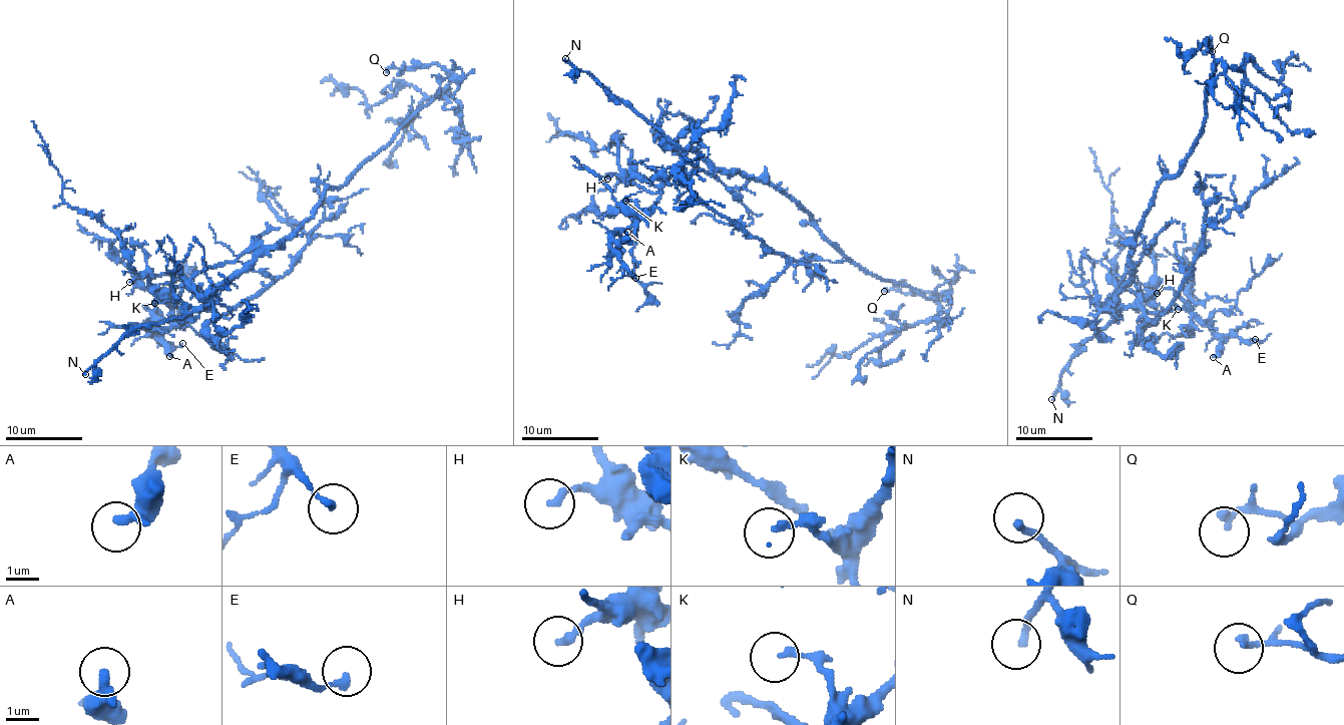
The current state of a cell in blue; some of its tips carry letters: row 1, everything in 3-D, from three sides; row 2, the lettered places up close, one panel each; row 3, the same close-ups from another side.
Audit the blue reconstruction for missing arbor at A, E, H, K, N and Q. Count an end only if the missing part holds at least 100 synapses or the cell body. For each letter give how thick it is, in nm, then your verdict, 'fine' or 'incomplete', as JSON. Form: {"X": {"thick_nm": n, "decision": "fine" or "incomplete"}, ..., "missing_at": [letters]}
{"A": {"thick_nm": 380, "decision": "fine"}, "E": {"thick_nm": 190, "decision": "fine"}, "H": {"thick_nm": 240, "decision": "fine"}, "K": {"thick_nm": 190, "decision": "fine"}, "N": {"thick_nm": 200, "decision": "incomplete"}, "Q": {"thick_nm": 200, "decision": "fine"}, "missing_at": ["N"]}

